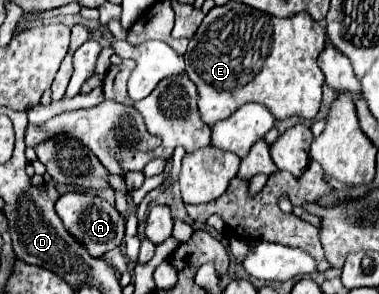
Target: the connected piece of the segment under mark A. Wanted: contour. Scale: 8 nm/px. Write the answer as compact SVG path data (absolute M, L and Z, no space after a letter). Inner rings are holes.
M68 192L58 198L56 214L62 218L66 230L70 230L70 234L86 246L86 250L92 258L104 256L112 248L120 246L124 240L124 226L126 226L124 216L112 204L102 200L100 196L86 194L86 192Z

